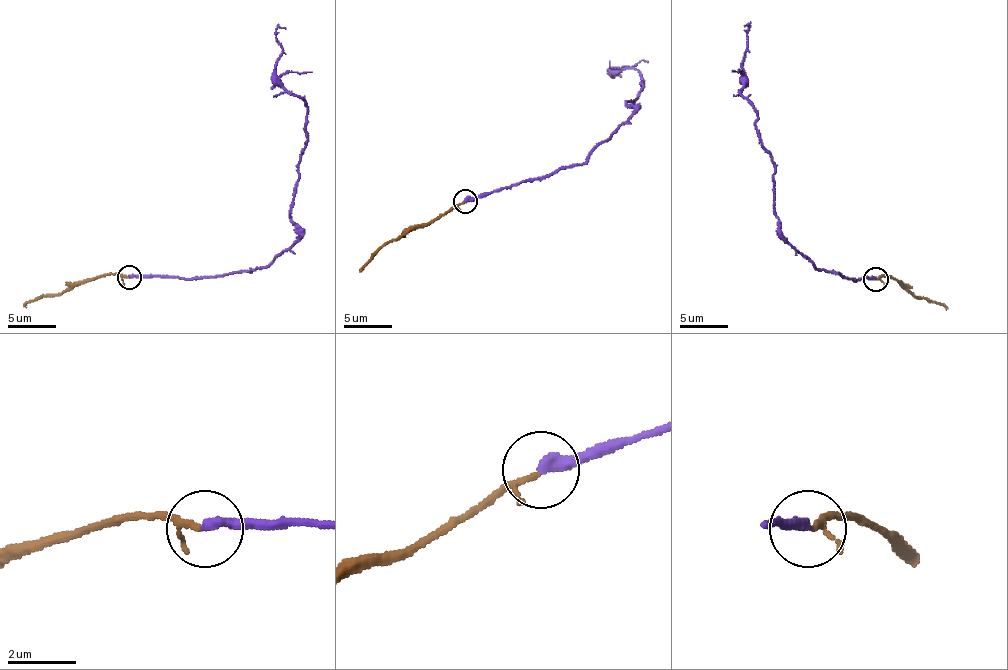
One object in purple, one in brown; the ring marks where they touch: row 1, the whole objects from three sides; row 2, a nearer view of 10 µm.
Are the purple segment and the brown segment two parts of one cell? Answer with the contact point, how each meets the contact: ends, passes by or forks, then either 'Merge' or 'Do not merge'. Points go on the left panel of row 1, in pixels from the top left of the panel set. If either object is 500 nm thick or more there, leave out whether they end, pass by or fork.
Place: (129, 277). At the ring purple ends. At the ring brown passes by. Merge

